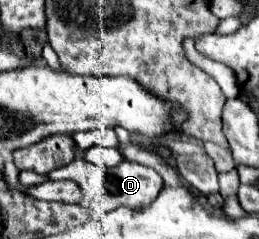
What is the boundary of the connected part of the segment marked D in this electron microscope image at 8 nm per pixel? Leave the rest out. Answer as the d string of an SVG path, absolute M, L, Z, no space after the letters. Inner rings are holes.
M76 156L70 164L58 168L58 170L52 170L46 176L48 176L48 180L72 180L72 182L76 182L82 190L80 208L84 208L90 218L98 218L100 214L106 214L118 206L144 210L146 206L152 204L152 200L162 190L162 176L156 170L142 166L142 164L136 164L136 162L128 162L128 160L122 162L120 166L114 166L114 168L102 168L102 166L96 166L88 160L84 160L82 156Z

